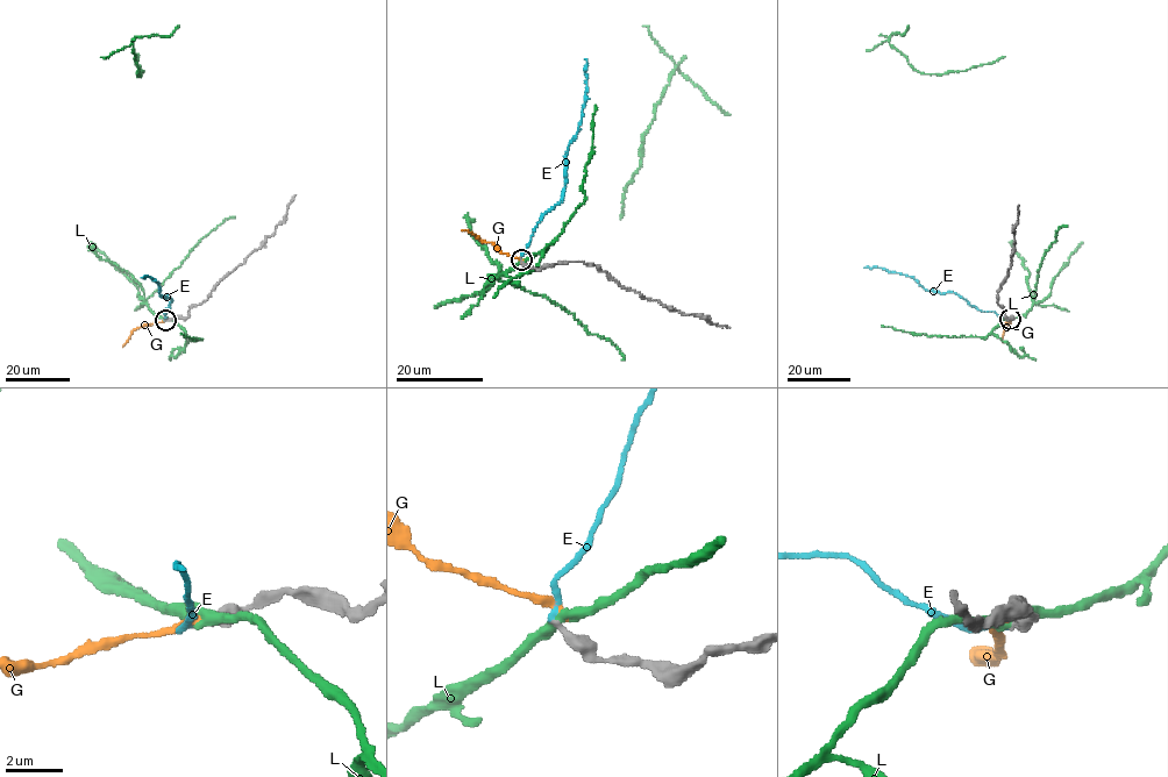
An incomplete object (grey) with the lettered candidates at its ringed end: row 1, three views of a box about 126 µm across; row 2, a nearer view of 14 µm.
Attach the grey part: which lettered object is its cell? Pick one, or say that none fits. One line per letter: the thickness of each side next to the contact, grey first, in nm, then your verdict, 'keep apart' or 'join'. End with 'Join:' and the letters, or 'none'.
E: calibres 170 and 240 nm; keep apart
G: calibres 170 and 300 nm; join
L: calibres 280 and 380 nm; keep apart
Join: G

